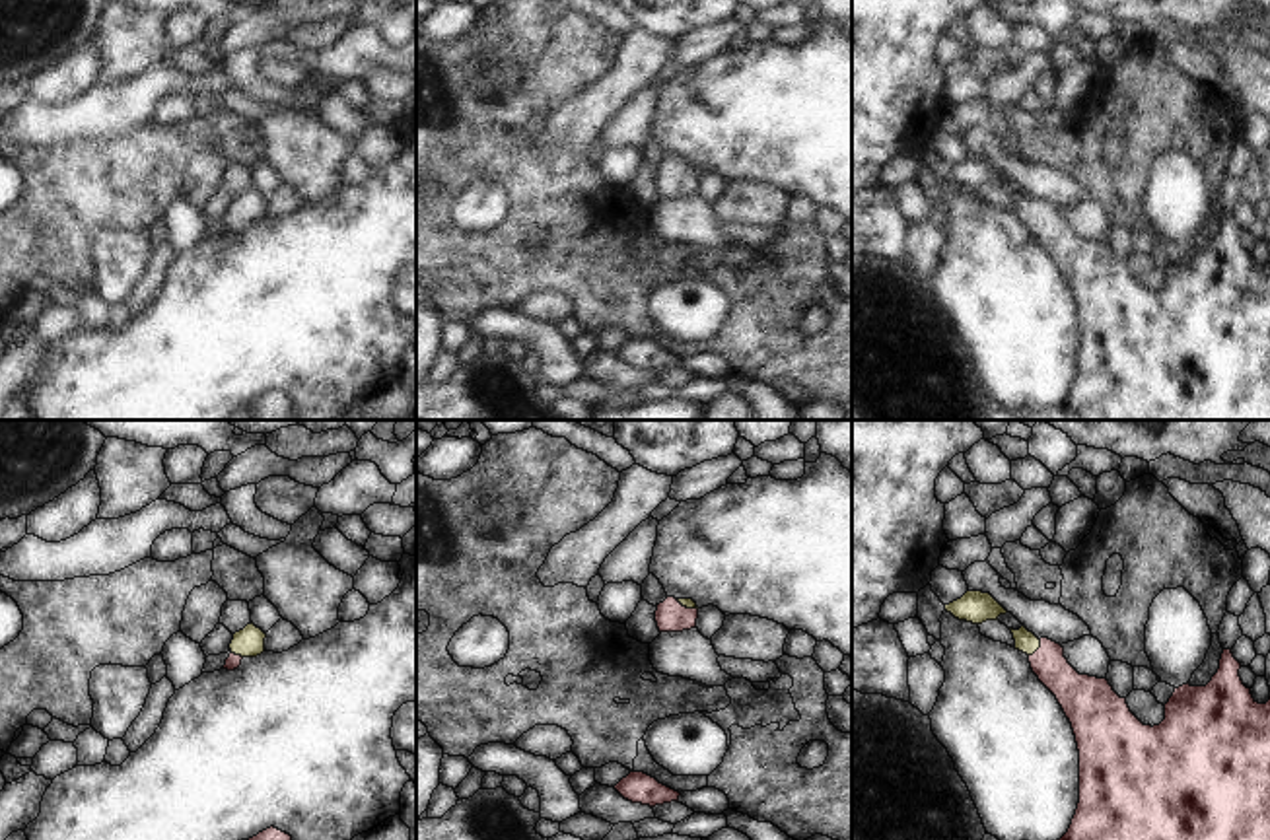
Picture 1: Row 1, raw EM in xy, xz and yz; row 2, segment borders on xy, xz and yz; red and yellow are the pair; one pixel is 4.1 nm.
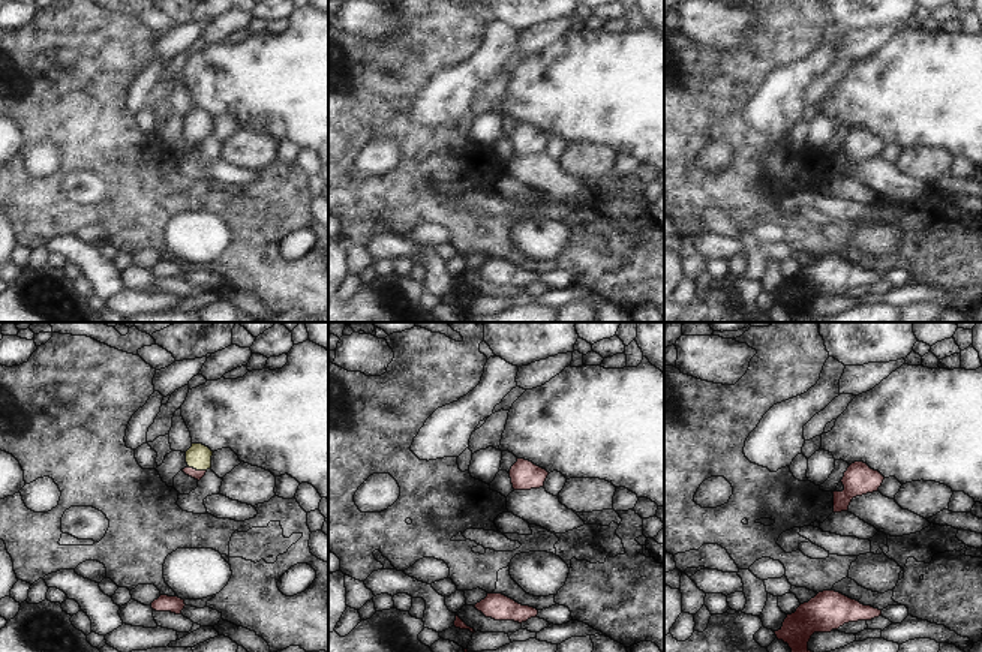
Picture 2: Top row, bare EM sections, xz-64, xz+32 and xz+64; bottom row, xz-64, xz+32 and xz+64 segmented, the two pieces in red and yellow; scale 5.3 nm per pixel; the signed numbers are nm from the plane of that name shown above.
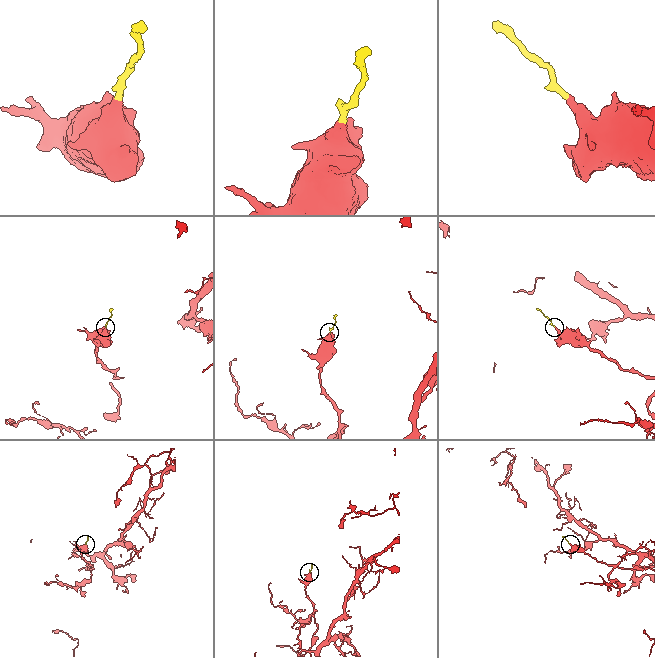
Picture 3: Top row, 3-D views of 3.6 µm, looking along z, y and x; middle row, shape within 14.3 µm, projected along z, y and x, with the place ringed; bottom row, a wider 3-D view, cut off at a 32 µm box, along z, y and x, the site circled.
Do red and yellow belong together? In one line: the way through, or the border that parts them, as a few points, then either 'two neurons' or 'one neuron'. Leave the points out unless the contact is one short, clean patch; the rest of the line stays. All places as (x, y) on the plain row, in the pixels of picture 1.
across yz (1078, 259), (1051, 232), (1039, 212), (1027, 207) | one neuron

